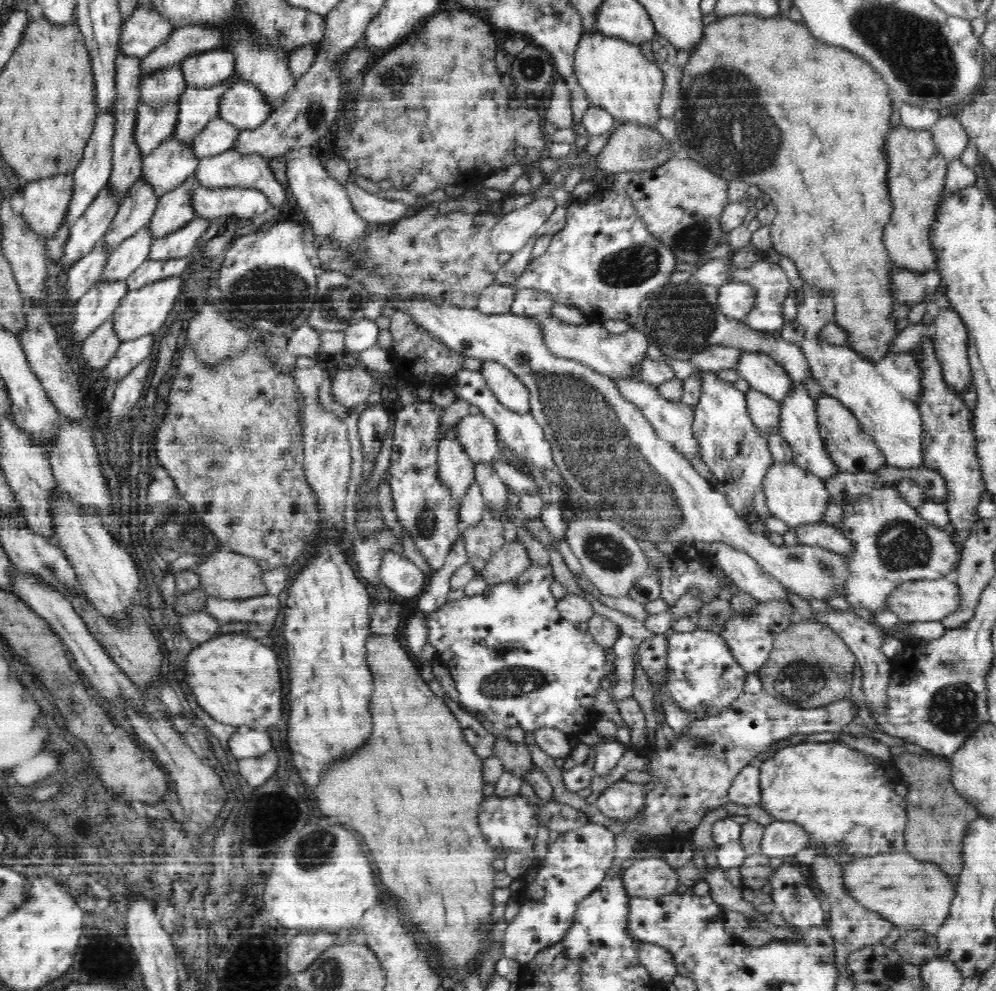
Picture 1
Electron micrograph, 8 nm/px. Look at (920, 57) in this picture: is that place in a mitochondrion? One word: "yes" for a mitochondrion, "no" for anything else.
yes

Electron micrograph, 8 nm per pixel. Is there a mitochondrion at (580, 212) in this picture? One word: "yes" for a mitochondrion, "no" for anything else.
no

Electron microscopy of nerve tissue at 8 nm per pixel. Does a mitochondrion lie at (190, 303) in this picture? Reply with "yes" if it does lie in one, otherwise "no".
no

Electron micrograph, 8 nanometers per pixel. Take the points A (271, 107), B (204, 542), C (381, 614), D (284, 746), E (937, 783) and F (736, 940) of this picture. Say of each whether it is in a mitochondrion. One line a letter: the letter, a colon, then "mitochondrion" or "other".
A: other
B: mitochondrion
C: other
D: other
E: other
F: other

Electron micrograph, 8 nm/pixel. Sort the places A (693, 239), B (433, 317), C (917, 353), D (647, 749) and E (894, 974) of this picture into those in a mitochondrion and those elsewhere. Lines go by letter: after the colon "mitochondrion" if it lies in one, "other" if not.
A: mitochondrion
B: other
C: other
D: other
E: mitochondrion

